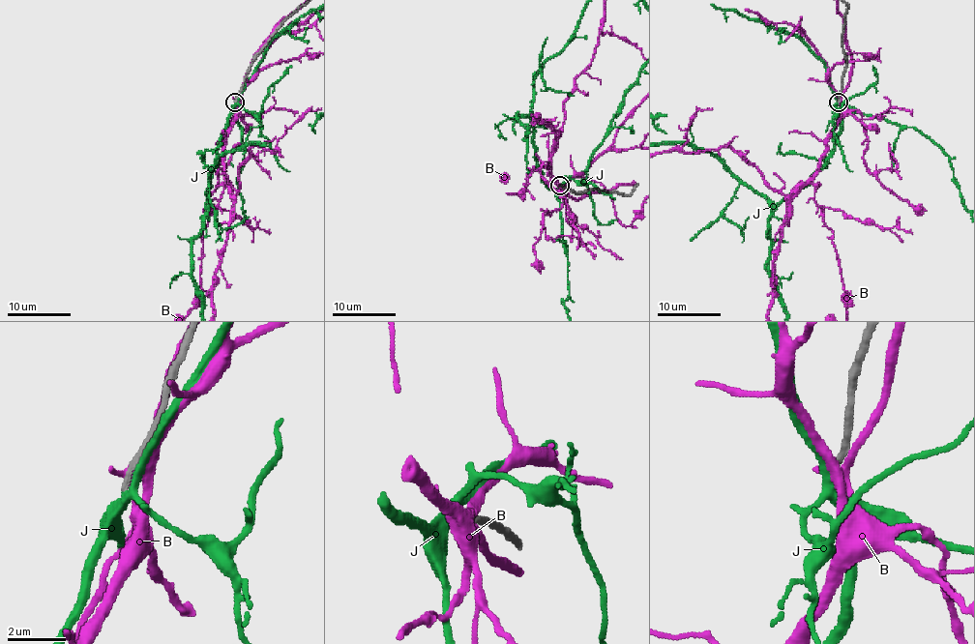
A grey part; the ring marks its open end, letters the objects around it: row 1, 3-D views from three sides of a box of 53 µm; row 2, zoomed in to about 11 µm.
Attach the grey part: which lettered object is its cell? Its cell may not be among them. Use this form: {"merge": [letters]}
{"merge": ["J"]}

